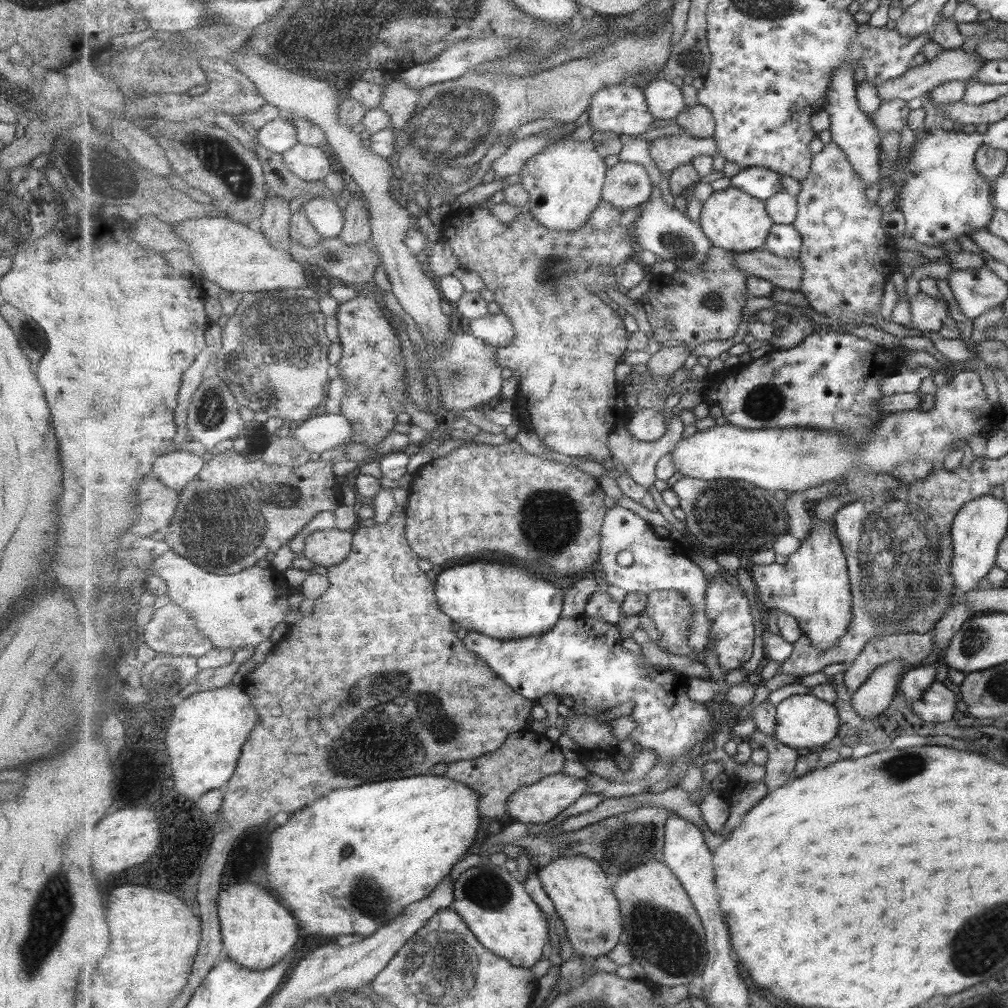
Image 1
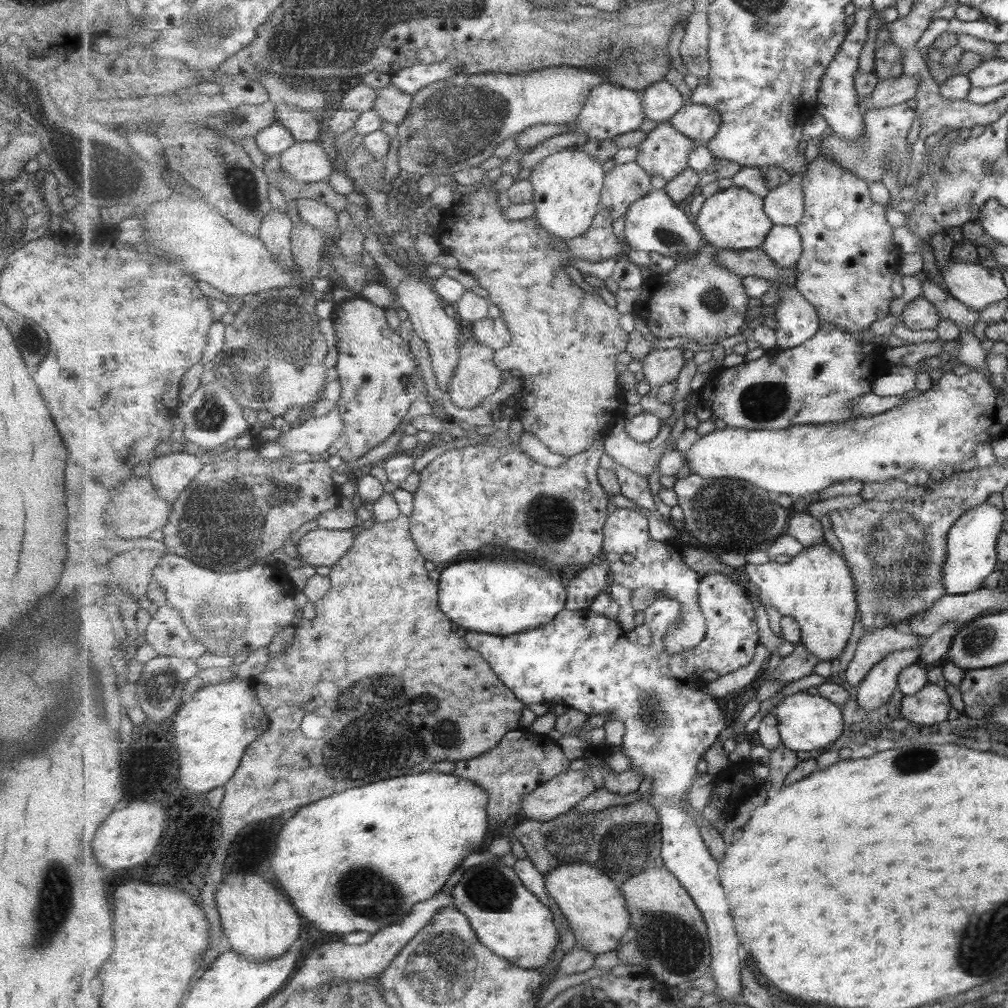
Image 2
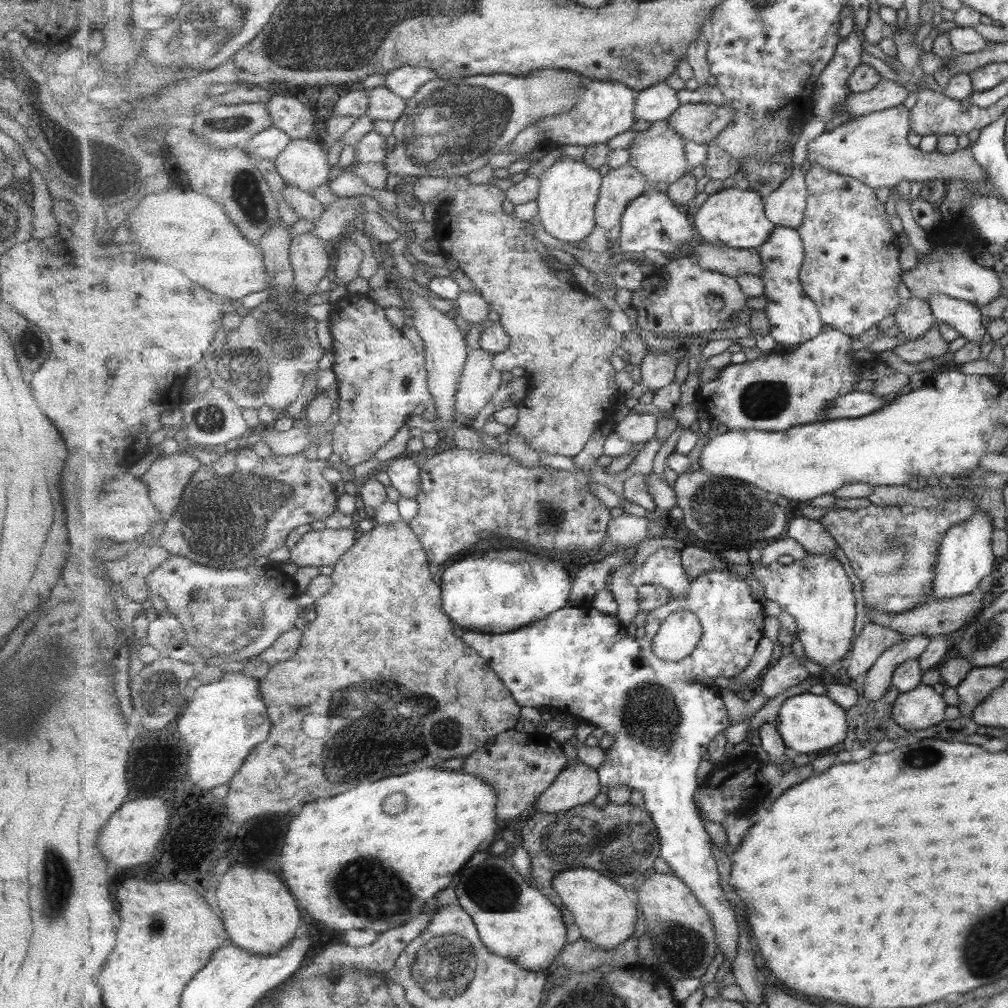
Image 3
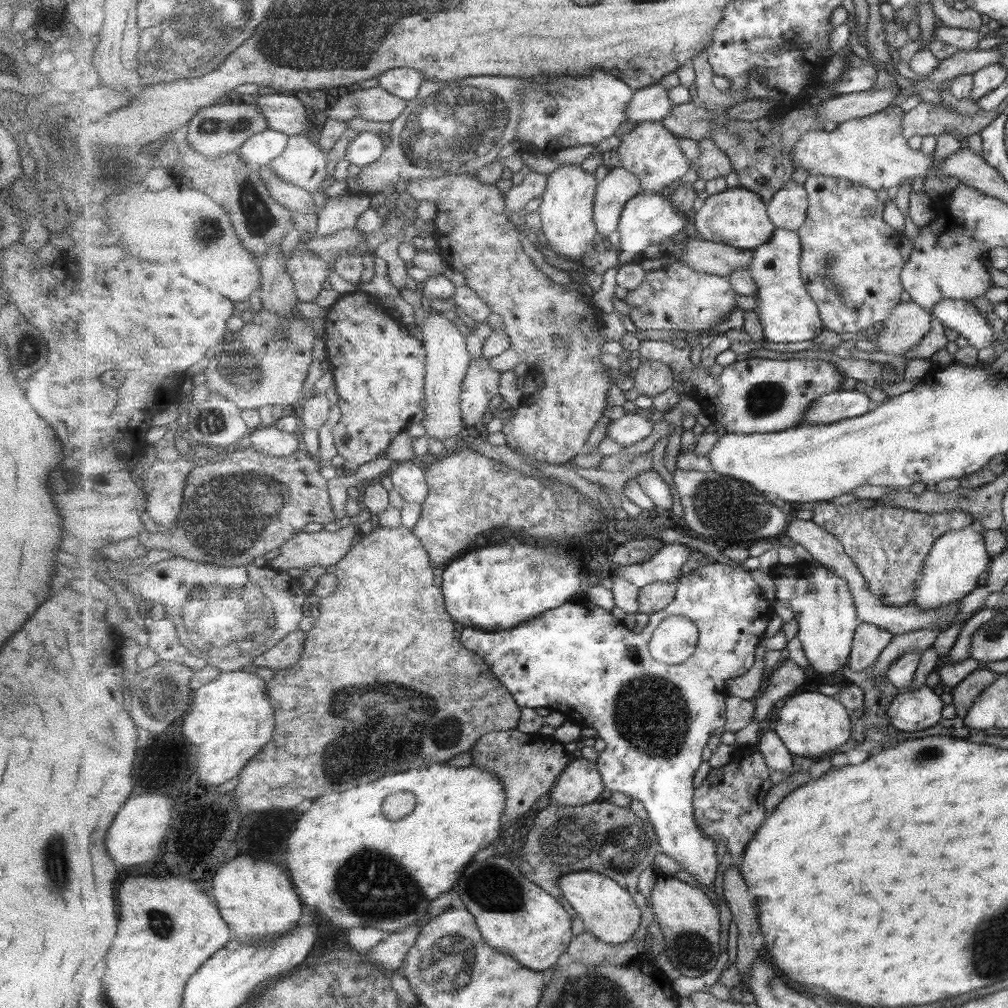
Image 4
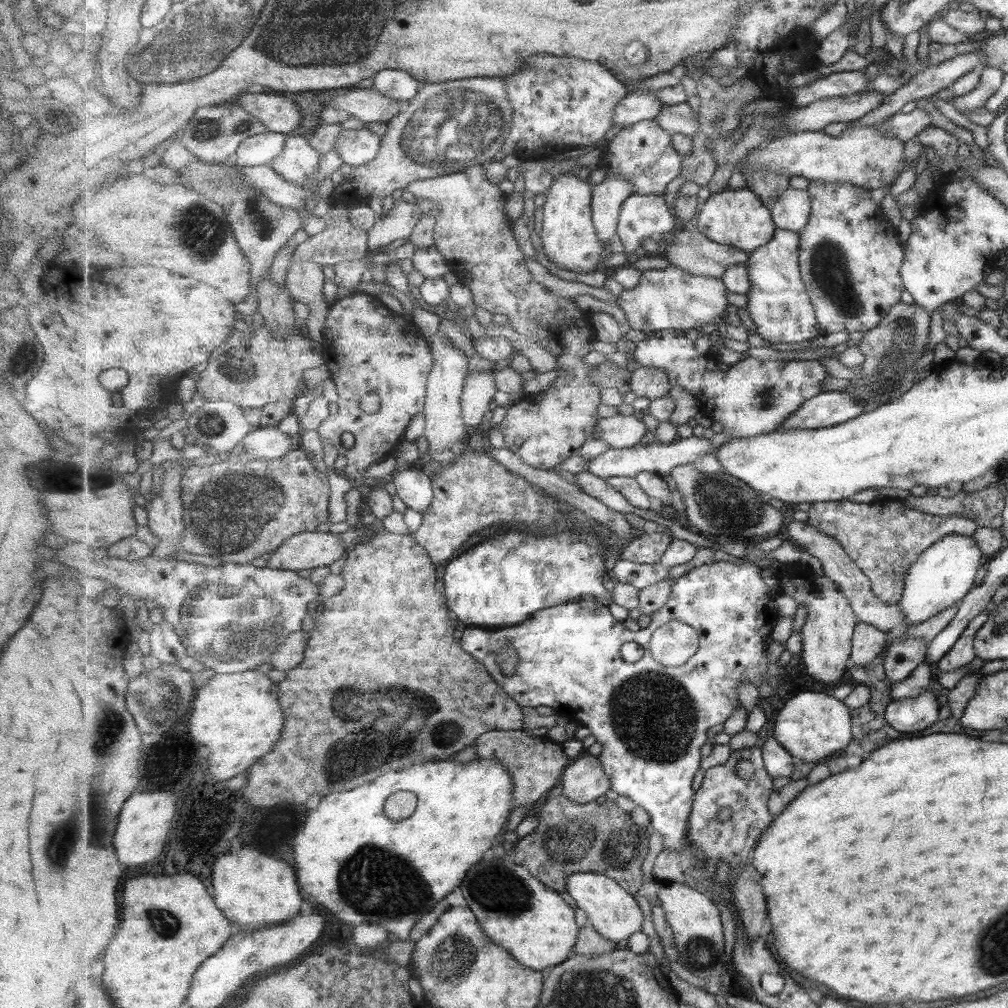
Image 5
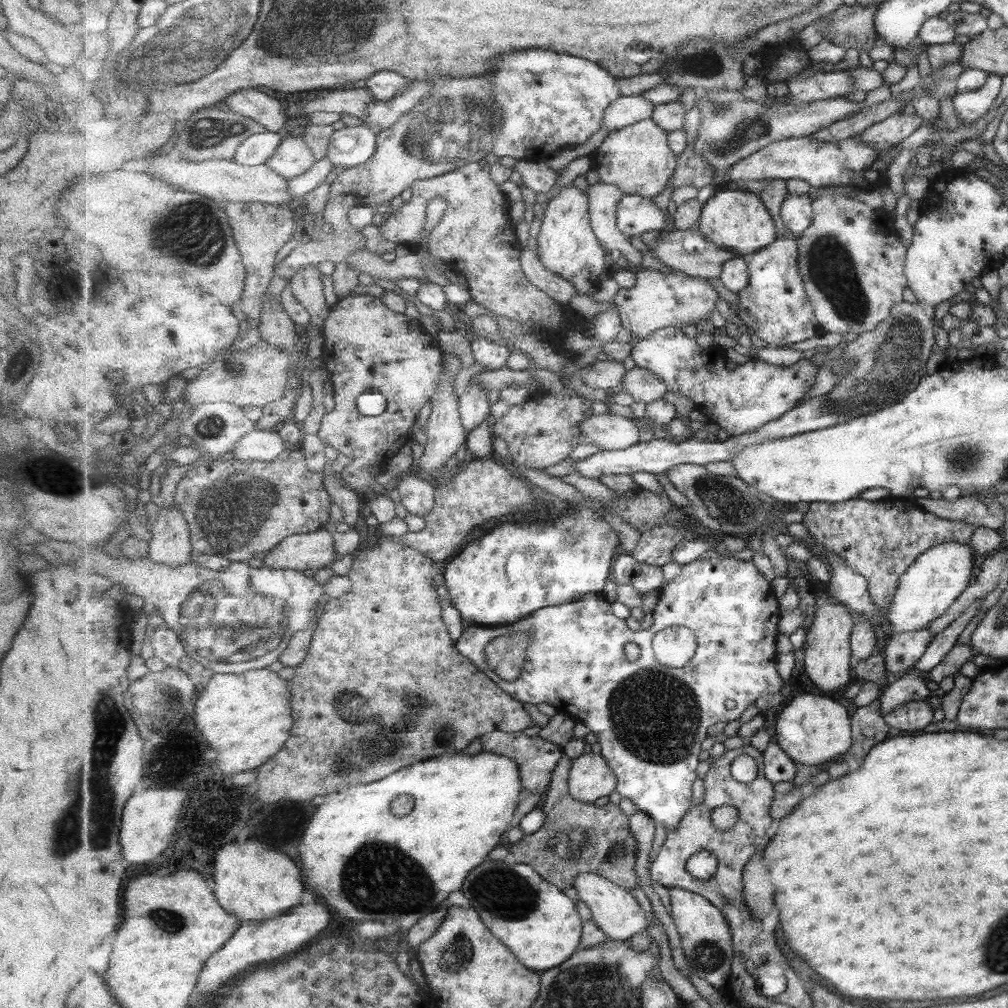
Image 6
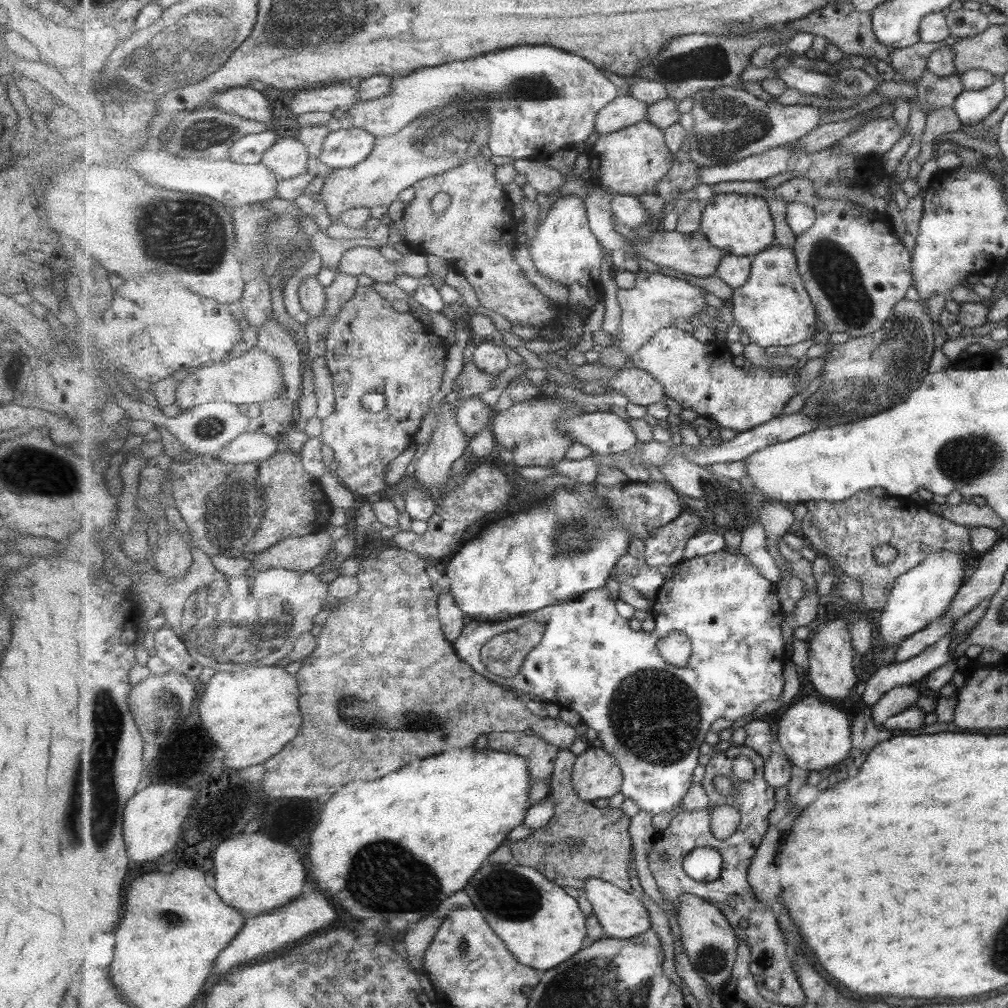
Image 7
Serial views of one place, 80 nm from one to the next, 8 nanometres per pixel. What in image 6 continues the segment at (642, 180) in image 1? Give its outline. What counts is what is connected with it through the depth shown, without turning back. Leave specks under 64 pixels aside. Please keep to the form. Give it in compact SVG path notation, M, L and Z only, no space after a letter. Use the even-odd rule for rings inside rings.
M598 182L589 186L590 219L600 243L608 250L619 250L631 265L641 264L643 254L633 247L618 227L617 206L625 193L614 184Z

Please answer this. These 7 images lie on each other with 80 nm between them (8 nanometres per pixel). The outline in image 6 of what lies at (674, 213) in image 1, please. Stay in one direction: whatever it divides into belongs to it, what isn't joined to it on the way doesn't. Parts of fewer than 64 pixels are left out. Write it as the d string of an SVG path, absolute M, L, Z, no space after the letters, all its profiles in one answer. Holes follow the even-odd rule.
M625 195L617 206L618 227L629 236L640 236L643 232L661 231L665 228L666 210L655 206L651 198L640 195Z

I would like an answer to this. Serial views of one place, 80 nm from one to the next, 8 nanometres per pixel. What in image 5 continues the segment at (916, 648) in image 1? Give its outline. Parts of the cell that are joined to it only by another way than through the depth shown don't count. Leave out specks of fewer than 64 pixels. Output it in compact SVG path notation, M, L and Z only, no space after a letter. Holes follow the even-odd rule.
M859 622L852 644L852 661L857 666L867 666L875 657L883 654L890 635L869 623Z

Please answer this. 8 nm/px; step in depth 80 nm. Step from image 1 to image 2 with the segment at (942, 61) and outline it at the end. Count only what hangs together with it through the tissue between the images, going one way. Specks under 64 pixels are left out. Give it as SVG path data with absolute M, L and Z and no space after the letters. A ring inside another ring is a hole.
M899 75L882 80L871 96L860 98L861 109L871 111L905 103L914 98L917 88L919 88L919 81L913 79L913 76Z

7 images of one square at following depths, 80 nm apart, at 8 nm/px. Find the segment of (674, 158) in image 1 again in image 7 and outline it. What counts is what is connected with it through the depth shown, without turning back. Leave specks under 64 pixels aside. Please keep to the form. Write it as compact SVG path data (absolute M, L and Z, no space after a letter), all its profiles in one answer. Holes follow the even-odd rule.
M647 119L618 132L601 135L589 155L589 170L594 184L611 195L657 195L658 184L673 164L673 154L666 144L664 130Z

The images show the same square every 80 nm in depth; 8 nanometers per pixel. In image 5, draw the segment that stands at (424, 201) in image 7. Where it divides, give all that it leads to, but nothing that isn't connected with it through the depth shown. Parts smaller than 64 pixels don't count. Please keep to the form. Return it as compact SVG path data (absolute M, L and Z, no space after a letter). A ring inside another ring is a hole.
M485 164L450 175L416 180L405 190L414 195L415 202L401 200L386 216L376 221L369 231L370 253L377 247L387 247L391 242L409 240L415 226L421 222L421 206L417 202L428 200L438 204L433 245L448 260L450 272L472 290L474 304L493 314L505 314L509 325L523 334L523 342L533 340L541 350L558 358L557 370L564 373L545 391L545 400L533 403L518 400L507 407L505 416L496 426L505 446L518 454L525 464L553 470L593 438L600 419L597 408L603 404L603 387L592 382L591 372L595 366L584 361L593 350L591 343L596 340L593 315L581 311L573 298L552 294L533 280L525 265L526 256L513 234L514 221L505 216L507 194L487 178Z

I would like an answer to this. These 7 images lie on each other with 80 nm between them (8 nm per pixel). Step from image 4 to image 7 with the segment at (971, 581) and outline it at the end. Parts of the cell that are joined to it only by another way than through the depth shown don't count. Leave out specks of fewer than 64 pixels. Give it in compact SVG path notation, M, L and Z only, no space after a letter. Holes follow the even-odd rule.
M939 551L924 557L923 563L899 576L889 592L888 602L879 618L879 638L885 648L894 648L904 638L927 627L945 614L952 598L963 584L964 554Z

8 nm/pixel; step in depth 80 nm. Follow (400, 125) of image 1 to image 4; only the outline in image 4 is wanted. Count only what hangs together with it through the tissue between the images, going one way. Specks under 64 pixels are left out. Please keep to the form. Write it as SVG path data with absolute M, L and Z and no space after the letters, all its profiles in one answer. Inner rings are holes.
M382 87L351 93L357 101L360 118L365 121L393 123L407 109L408 102L387 92Z

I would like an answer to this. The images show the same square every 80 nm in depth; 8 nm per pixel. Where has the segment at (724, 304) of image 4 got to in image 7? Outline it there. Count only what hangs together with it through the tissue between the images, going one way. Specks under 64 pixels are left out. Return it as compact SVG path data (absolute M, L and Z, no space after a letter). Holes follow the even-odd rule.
M638 271L637 286L632 289L620 289L618 297L622 306L622 323L617 332L611 337L627 356L635 353L656 336L663 328L673 327L675 320L683 318L689 321L693 314L707 316L711 309L705 303L703 289L689 284L685 280L671 277L662 273Z

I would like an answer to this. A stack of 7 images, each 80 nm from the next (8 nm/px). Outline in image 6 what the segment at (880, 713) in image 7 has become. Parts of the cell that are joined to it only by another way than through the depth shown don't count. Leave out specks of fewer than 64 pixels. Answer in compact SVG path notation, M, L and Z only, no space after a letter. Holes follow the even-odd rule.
M903 675L889 682L885 692L880 696L880 709L885 716L893 708L904 705L906 702L923 701L933 695L925 687L926 678L921 675Z

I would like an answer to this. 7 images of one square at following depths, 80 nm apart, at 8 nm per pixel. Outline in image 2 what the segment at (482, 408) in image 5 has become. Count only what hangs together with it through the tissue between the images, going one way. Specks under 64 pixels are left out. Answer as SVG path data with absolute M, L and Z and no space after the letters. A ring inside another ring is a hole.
M474 337L462 341L461 362L450 384L449 396L459 408L477 408L504 382L496 365L496 351Z

